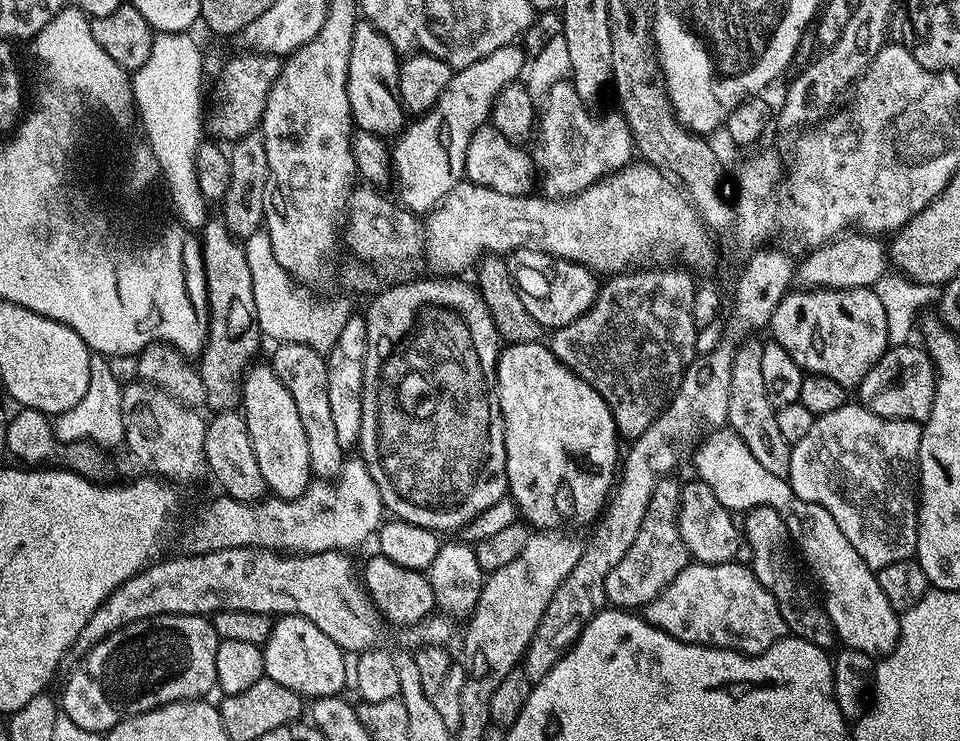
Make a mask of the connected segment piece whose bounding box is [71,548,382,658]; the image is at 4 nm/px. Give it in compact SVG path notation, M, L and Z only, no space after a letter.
M227 548L217 552L183 555L176 556L173 560L161 559L159 562L153 562L122 586L118 586L118 590L107 596L102 606L98 606L98 610L94 610L90 622L86 622L82 634L78 634L71 655L83 658L91 648L98 646L98 642L105 640L114 630L130 626L130 622L142 622L142 618L166 614L211 617L222 610L250 610L273 618L301 616L314 622L314 626L318 626L318 630L322 630L322 634L330 638L330 642L334 642L348 654L367 652L369 648L377 647L381 643L382 617L372 599L368 597L357 569L356 572L352 569L352 564L344 557L347 555L343 551L285 554L270 552L266 548Z

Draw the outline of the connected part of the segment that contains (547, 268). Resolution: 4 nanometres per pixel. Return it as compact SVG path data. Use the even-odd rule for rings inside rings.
M525 248L507 253L506 259L518 298L541 329L555 330L574 322L574 318L586 314L586 310L590 310L596 300L597 277L591 268L584 268L574 260L563 260L545 252Z

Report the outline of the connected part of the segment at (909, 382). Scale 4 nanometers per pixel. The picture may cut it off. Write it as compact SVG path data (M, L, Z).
M911 343L889 347L883 358L866 374L858 386L859 403L874 414L891 420L914 420L923 422L932 408L936 389L936 365L923 347L912 348Z

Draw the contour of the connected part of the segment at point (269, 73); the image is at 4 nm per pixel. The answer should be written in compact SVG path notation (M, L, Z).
M247 50L239 54L241 56L236 56L229 64L227 61L223 65L218 76L220 81L216 84L216 121L212 126L210 124L210 132L220 142L235 142L259 129L260 119L266 108L266 98L274 82L280 77L282 64L277 57L266 52Z

